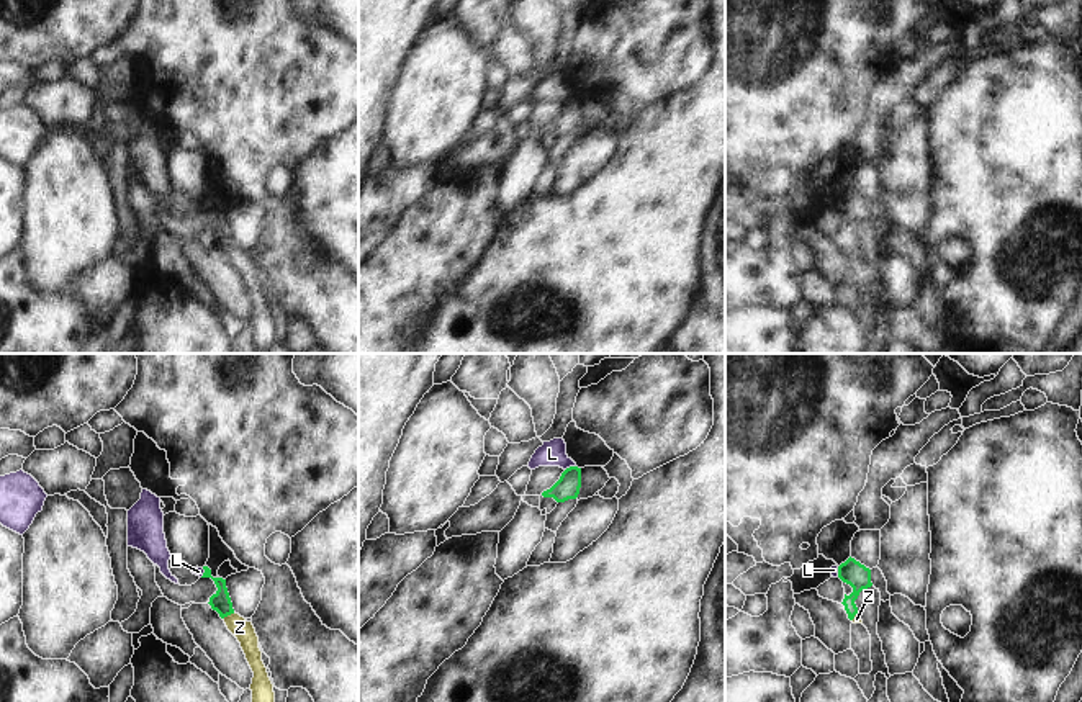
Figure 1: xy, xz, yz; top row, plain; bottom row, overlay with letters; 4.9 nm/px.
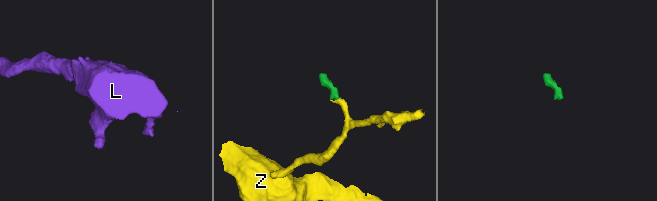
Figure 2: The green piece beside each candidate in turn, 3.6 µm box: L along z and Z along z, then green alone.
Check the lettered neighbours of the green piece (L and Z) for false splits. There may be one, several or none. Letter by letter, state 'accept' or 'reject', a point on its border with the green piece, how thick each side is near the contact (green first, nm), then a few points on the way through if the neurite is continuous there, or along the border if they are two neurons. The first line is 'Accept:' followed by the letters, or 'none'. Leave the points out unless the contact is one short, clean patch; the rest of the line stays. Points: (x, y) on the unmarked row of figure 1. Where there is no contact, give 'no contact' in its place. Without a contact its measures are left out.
Accept: Z
L: reject; meets green in xz at (570, 100); 120 nm thick on the green side, 130 nm on the other; border along xz (575, 98), (565, 103)
Z: accept; meets green in xy at (228, 247); 100 nm thick on the green side, 100 nm on the other; runs through xy (221, 236), (228, 247), (239, 260)

